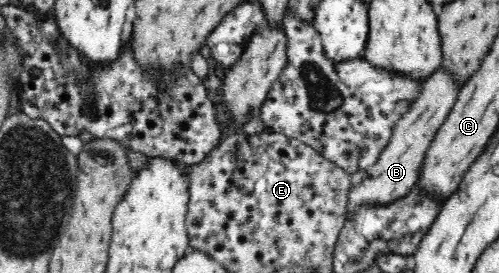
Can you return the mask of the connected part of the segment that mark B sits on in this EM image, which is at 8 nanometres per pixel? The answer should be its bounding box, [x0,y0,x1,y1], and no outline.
[347,63,464,212]

